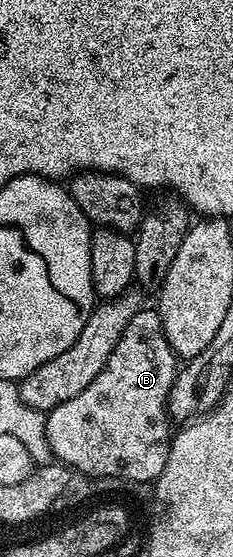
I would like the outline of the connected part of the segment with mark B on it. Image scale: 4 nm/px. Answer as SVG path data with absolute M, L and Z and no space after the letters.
M153 306L142 307L141 312L127 322L123 338L119 338L119 346L111 350L107 366L99 370L99 378L95 378L87 390L75 394L75 398L63 402L63 406L55 406L47 413L45 433L52 455L74 473L110 476L132 483L157 481L169 457L169 395L178 371L179 357L167 340L158 309Z

